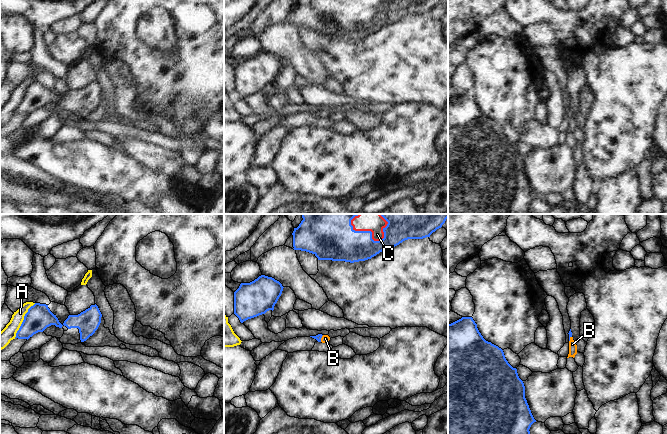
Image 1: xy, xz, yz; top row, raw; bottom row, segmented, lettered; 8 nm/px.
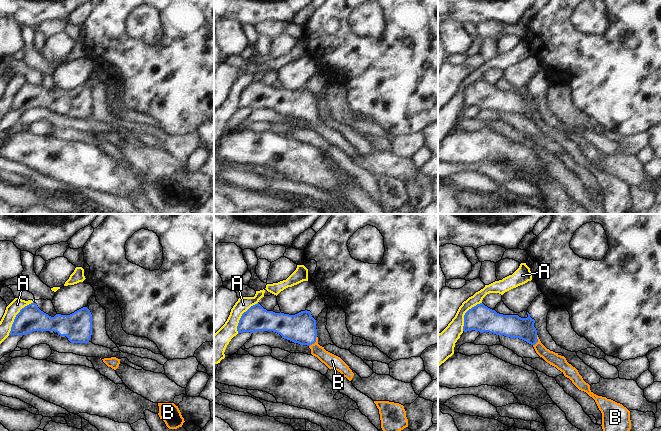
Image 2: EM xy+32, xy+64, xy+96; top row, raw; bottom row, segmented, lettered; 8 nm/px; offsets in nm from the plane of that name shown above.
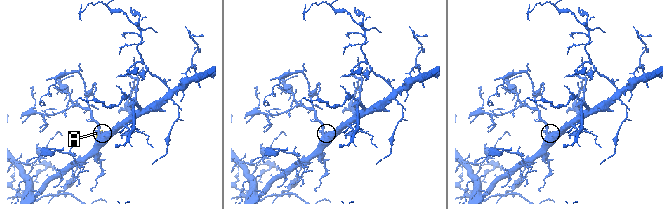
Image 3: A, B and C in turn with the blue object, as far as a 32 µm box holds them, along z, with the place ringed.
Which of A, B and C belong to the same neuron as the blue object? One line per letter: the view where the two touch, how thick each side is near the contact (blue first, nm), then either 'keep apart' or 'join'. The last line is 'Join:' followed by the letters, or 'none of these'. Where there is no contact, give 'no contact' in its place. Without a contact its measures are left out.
A: xy | 200/140 nm | keep apart
B: xz | 50/60 nm | join
C: xz | 280/100 nm | join
Join: B, C

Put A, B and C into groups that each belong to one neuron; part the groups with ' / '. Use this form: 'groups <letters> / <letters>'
groups A / B C

